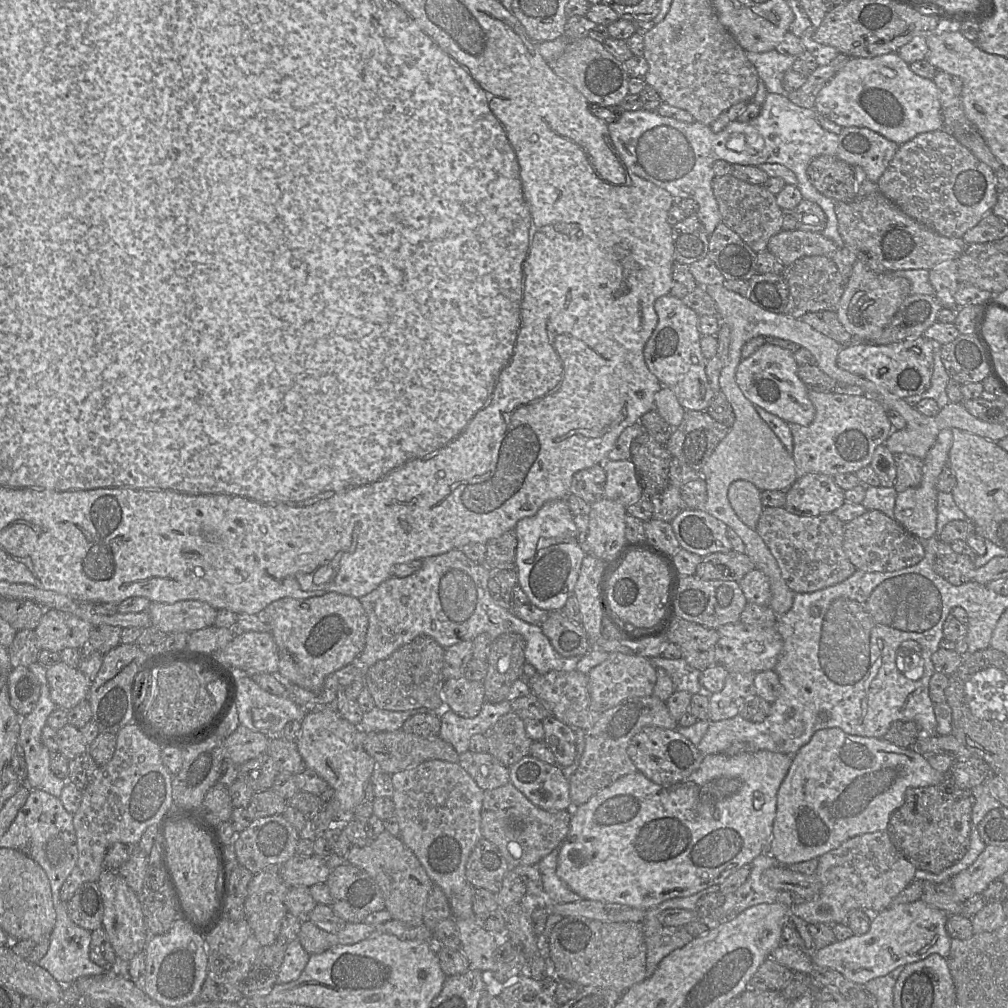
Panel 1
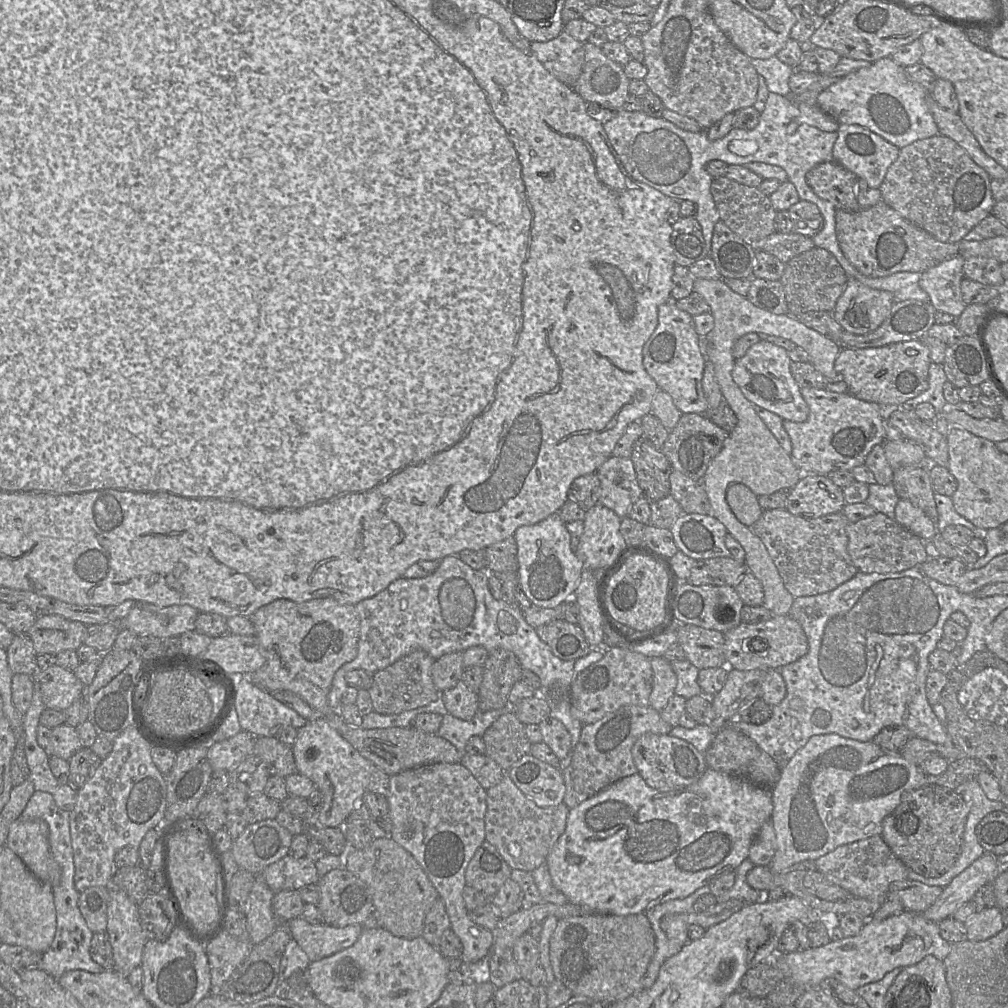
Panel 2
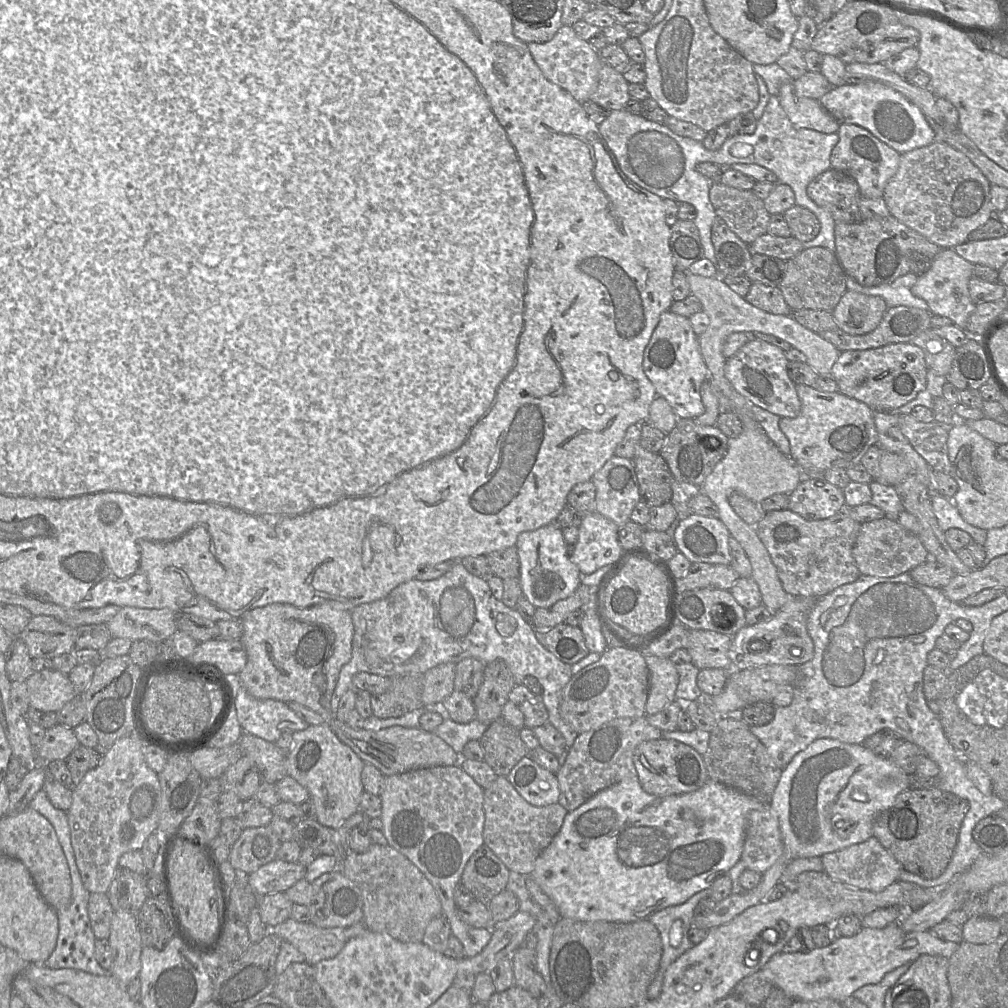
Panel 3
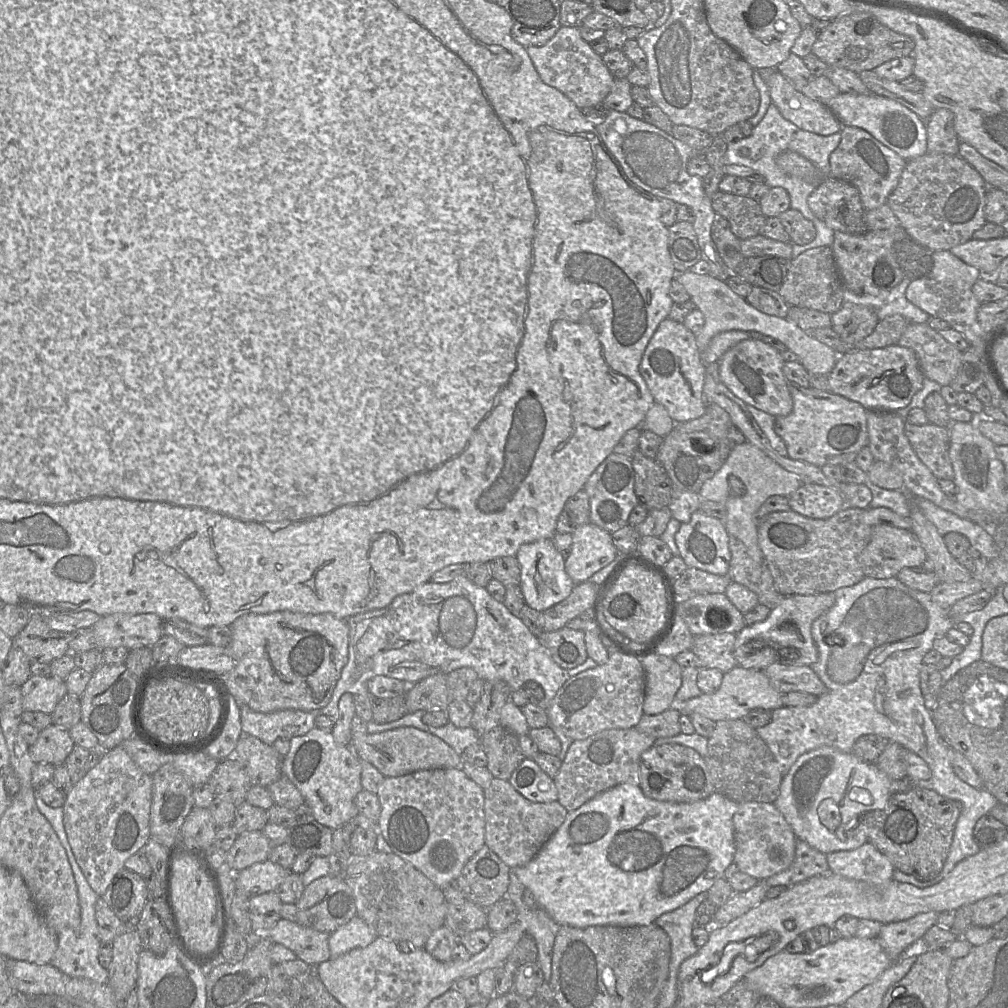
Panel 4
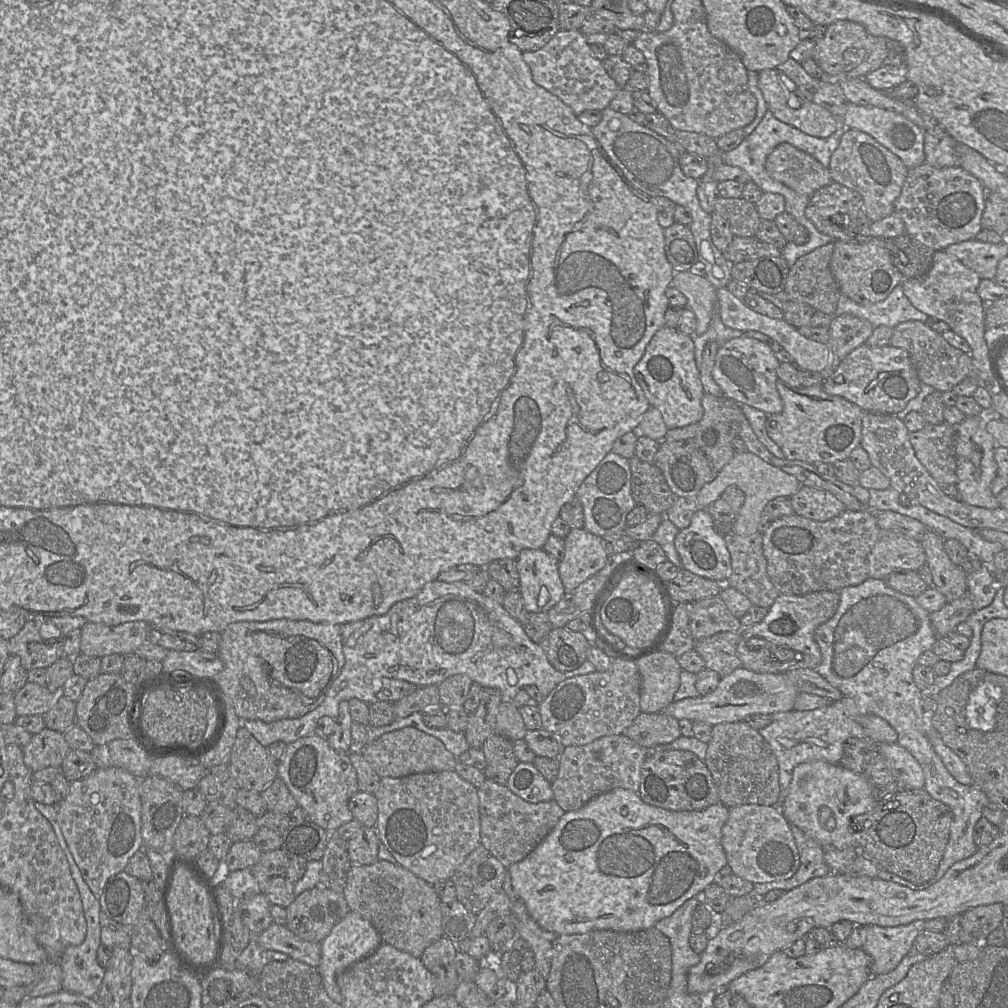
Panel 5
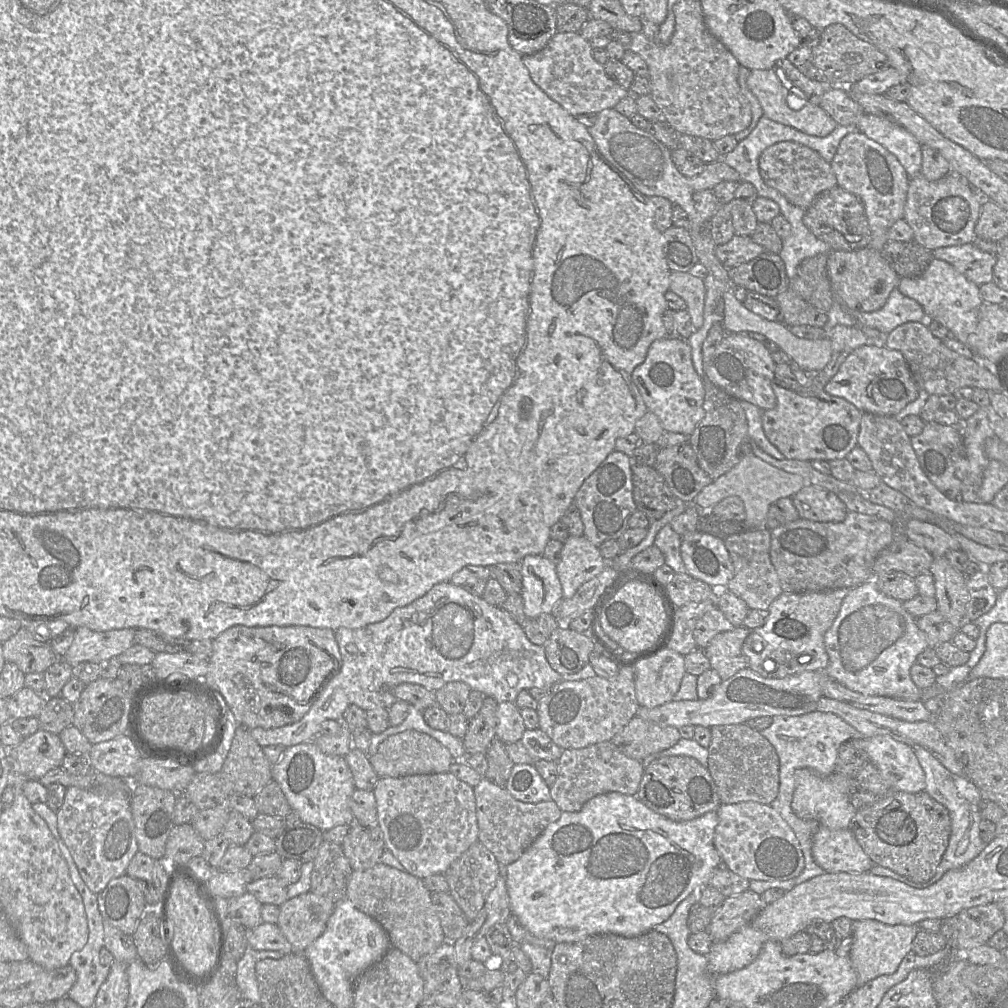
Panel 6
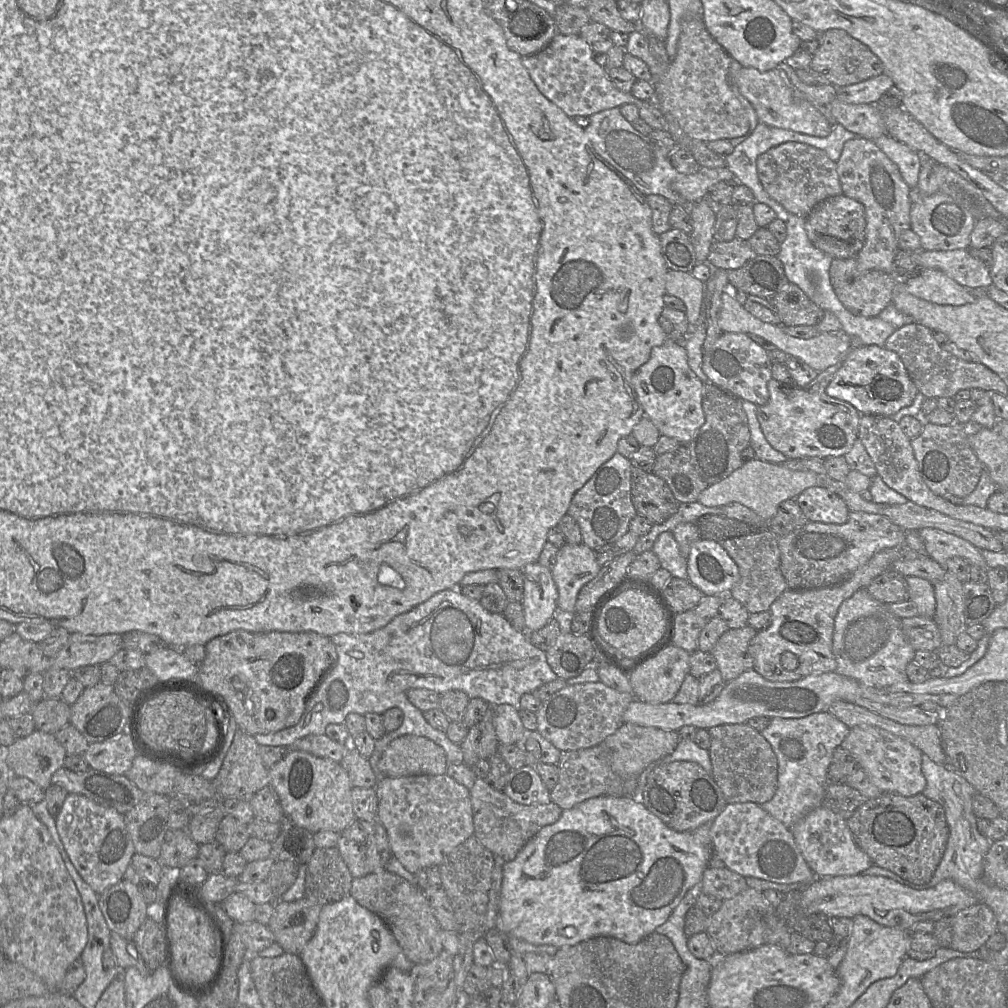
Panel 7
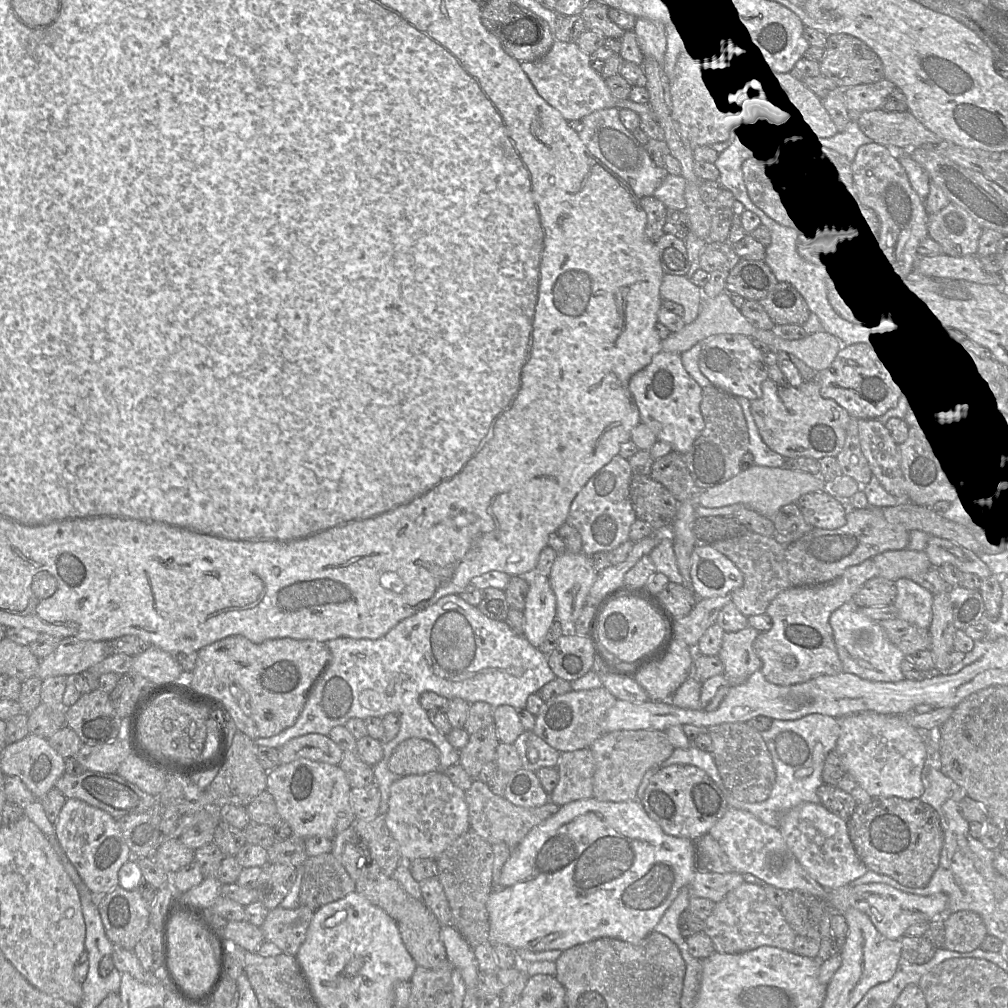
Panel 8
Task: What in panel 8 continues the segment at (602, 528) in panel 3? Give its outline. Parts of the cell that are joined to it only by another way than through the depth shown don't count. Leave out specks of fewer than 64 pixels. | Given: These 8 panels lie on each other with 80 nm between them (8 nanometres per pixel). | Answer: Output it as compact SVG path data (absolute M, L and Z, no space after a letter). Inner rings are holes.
M583 552L558 554L548 576L556 596L556 619L575 622L587 603L598 571Z

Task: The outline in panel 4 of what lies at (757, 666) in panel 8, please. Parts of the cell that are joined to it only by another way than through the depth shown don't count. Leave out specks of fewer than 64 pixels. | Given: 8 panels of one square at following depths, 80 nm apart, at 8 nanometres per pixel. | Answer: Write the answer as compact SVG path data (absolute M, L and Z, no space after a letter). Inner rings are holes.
M702 634L693 637L691 651L699 659L699 668L716 668L726 673L736 667L734 645L736 634Z

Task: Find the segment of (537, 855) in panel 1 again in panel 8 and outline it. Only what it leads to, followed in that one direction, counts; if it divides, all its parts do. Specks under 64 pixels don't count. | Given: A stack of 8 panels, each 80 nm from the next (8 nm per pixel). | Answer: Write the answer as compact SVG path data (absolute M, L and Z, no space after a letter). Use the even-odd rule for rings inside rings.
M473 780L471 787L465 792L465 799L469 810L470 829L490 845L504 843L512 851L535 826L555 815L560 808L552 802L532 808L516 806L505 797L494 794L486 783L479 780Z

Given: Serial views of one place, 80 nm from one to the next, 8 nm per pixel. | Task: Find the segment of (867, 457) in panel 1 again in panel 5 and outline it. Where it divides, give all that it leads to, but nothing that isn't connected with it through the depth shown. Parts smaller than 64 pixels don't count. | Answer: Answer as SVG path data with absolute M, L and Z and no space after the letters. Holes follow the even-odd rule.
M777 380L776 388L783 410L767 416L766 431L787 460L833 464L849 459L851 452L860 446L864 411L858 405L828 394L823 385L790 387Z

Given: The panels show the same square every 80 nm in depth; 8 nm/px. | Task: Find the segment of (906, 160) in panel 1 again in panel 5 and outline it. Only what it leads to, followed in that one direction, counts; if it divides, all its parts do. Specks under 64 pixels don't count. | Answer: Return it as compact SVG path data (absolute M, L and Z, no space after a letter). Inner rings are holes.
M923 163L908 168L894 212L905 225L905 233L933 251L944 251L952 244L975 239L982 229L981 218L987 191L959 165L935 168Z

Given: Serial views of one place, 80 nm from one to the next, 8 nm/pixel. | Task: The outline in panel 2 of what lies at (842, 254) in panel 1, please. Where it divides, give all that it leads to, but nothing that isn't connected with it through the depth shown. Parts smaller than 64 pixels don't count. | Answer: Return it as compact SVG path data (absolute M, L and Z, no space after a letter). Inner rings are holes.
M775 231L766 238L761 250L772 254L785 264L795 256L814 247L814 242L810 237L795 232Z

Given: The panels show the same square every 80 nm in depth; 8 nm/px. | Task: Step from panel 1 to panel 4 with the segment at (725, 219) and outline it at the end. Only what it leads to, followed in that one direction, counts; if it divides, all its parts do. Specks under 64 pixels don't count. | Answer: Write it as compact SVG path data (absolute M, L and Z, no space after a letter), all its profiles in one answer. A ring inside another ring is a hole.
M719 190L714 193L711 201L715 213L727 219L738 239L744 240L761 234L767 217L756 200L749 196L739 196Z

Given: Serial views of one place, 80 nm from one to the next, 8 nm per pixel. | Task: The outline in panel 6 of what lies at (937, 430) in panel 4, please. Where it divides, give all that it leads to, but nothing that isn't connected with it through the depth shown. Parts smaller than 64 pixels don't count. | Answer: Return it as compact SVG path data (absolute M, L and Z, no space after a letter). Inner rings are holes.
M926 422L923 431L910 439L920 466L929 480L942 492L960 490L970 467L964 447L962 423L961 426L951 426Z

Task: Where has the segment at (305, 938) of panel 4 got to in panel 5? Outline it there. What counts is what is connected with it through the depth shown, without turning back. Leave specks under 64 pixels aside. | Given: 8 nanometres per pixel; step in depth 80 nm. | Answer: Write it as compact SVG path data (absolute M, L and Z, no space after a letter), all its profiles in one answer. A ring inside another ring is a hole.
M273 922L266 930L255 935L255 937L263 949L286 953L289 958L312 967L317 967L321 962L320 943L299 938L286 925Z

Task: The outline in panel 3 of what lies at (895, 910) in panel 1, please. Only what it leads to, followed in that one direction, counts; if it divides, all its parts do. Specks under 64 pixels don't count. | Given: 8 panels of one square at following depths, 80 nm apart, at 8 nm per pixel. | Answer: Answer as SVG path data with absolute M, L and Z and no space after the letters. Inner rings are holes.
M899 922L884 928L863 928L854 936L840 937L825 947L811 951L780 952L761 969L765 977L794 1000L817 1001L832 999L842 1003L857 989L877 984L884 975L906 963L928 954L950 958L959 944L943 941L930 931L905 932Z

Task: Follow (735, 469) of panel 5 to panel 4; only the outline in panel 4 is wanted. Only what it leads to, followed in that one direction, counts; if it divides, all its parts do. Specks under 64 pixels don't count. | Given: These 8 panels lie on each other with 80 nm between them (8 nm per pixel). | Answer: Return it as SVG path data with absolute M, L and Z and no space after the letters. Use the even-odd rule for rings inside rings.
M748 441L732 447L730 454L721 468L702 485L699 495L701 500L710 500L725 505L726 516L724 527L729 536L734 536L744 543L751 558L758 564L764 564L764 554L758 541L758 511L762 504L771 496L790 496L802 482L795 475L766 455L758 447ZM729 476L739 478L745 485L742 496L731 496Z

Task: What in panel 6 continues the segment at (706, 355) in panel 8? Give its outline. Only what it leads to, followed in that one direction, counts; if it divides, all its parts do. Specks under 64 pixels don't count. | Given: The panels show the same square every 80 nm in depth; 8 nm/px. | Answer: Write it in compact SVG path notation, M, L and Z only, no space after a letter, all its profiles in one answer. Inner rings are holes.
M726 333L706 366L705 377L738 400L769 410L776 406L772 388L775 365L771 353L761 342L750 338L747 333Z

